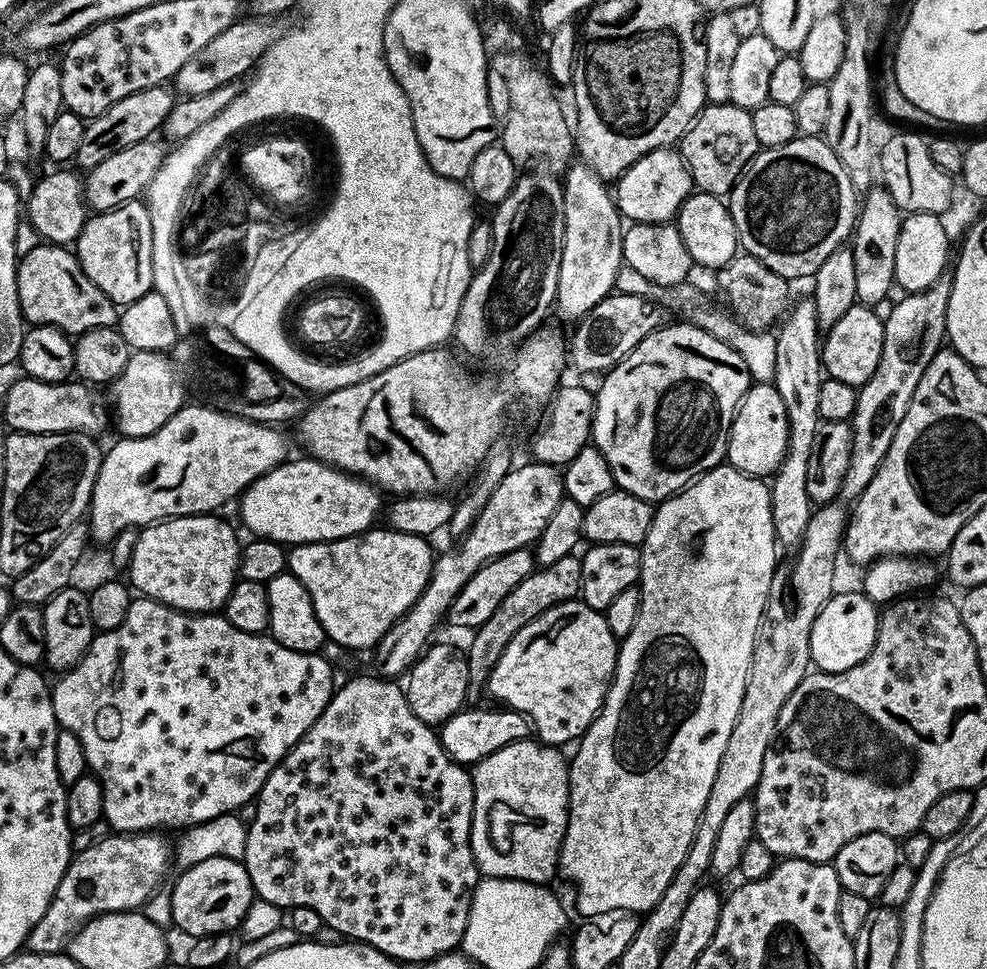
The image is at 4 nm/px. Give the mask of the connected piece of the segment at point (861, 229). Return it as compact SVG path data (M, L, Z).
M873 186L863 193L862 203L858 208L854 235L850 240L852 257L854 258L854 279L858 282L856 299L861 304L869 306L879 305L879 300L884 300L888 296L888 291L893 291L896 275L894 274L894 250L898 250L898 234L900 233L900 222L902 213L896 207L894 198L883 186Z

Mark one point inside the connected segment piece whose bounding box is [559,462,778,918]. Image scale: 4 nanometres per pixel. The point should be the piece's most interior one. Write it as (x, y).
(638, 782)

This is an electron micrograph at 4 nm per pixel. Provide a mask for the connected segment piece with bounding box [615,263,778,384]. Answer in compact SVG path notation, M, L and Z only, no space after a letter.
M623 263L617 272L615 291L622 294L634 294L643 300L653 300L669 313L682 312L685 321L691 321L697 328L718 338L718 342L730 346L730 350L734 350L734 354L738 354L738 358L742 358L742 362L746 362L746 370L755 383L766 384L774 381L774 362L778 358L775 335L768 330L754 332L727 311L715 312L712 308L700 305L704 296L692 285L692 282L657 282L644 277L643 274L638 274L638 270L634 270L634 266Z

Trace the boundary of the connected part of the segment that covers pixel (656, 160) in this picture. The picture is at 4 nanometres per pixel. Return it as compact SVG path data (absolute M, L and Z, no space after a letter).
M675 147L659 148L634 162L614 184L614 199L621 217L637 224L675 221L686 198L694 191L692 175Z

